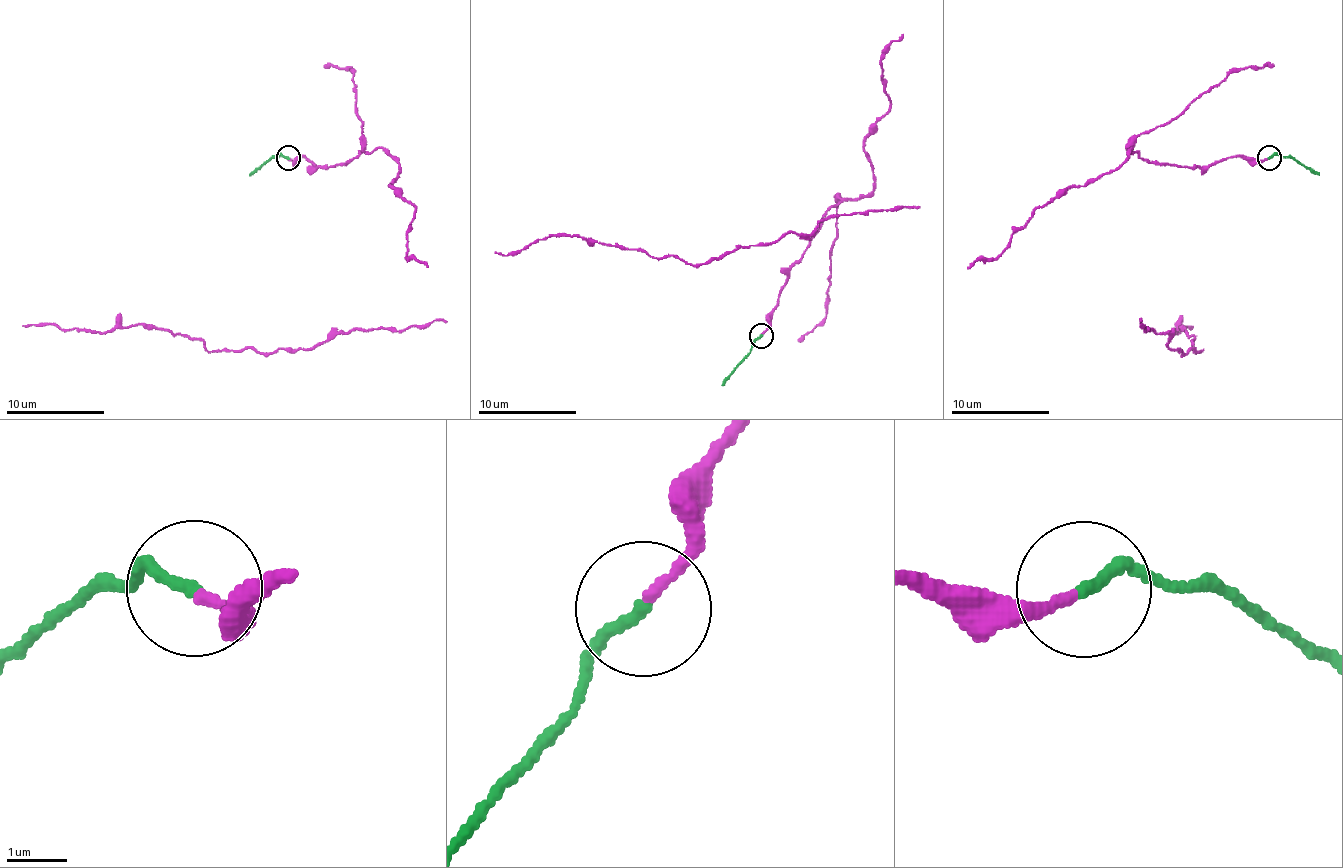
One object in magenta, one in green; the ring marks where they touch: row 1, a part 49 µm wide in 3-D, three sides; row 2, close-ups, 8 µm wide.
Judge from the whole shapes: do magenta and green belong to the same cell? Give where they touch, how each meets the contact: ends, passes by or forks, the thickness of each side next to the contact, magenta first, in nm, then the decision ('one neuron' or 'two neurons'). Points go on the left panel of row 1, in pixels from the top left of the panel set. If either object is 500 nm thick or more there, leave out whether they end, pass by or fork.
at (288, 158); magenta ends there; green ends there; 170 nm thick on the magenta side, 200 nm on the other; one neuron

